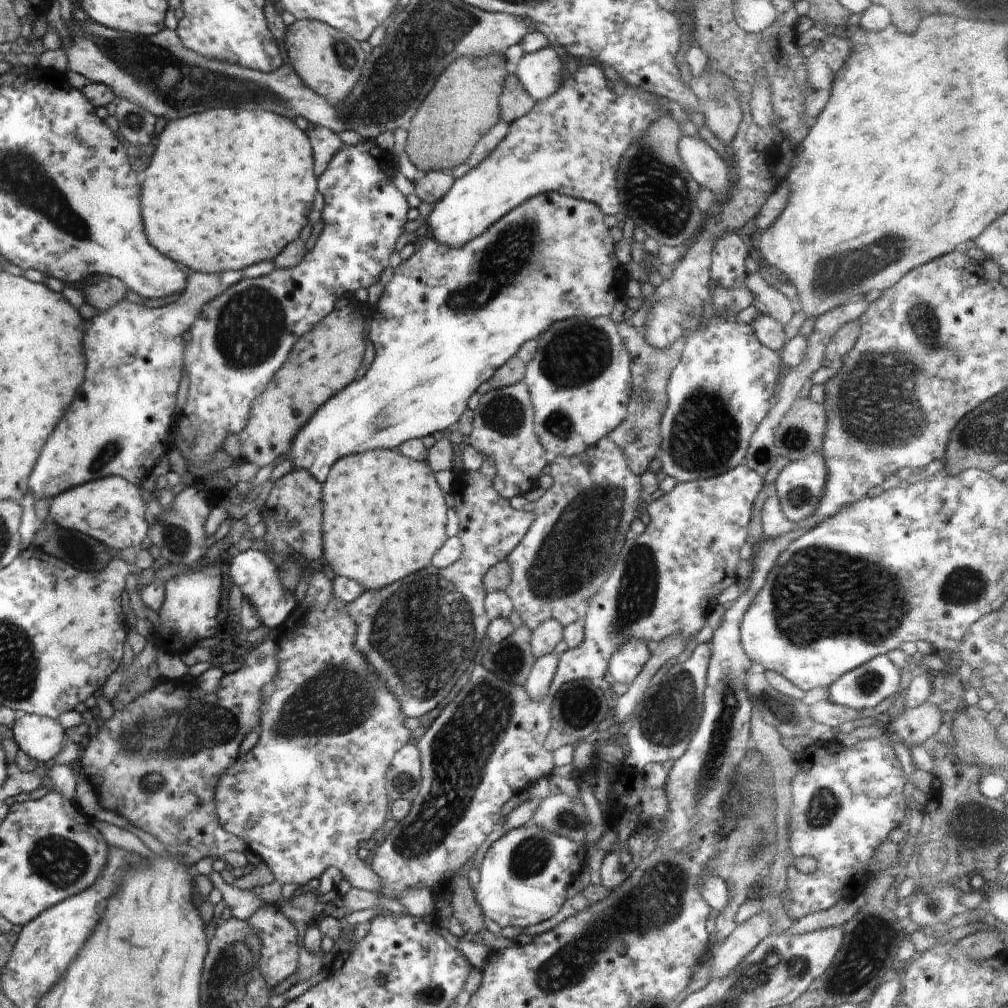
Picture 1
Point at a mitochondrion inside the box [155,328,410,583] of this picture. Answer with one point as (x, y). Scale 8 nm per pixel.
(176, 537)

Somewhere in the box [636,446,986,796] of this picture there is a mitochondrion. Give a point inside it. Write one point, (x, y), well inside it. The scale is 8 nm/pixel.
(814, 579)

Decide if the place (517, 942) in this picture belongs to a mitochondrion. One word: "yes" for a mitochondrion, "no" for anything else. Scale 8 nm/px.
no

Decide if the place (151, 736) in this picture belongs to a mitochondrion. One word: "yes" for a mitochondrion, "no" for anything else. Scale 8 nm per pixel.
yes

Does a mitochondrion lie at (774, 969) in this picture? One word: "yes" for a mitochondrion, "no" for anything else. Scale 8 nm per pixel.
yes

